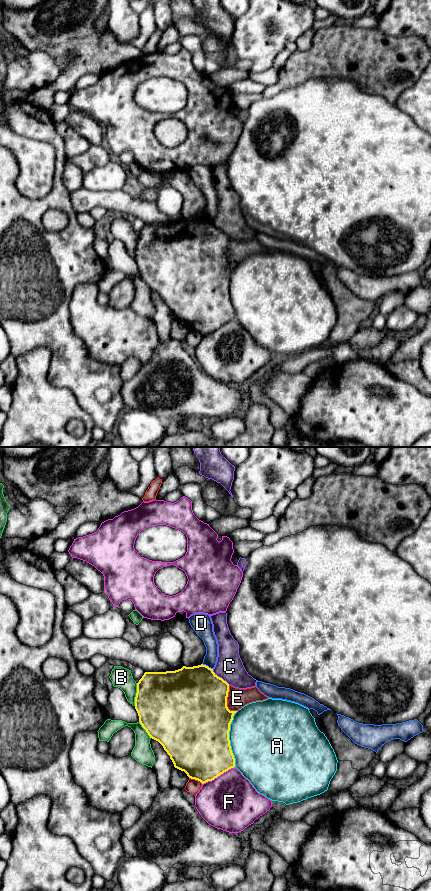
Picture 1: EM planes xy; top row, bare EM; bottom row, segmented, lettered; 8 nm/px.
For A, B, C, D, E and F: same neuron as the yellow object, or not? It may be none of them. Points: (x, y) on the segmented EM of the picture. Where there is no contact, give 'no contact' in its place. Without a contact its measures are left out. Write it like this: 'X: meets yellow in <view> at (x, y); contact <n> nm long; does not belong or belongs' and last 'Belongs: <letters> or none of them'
A: meets yellow in xy at (228, 739); contact 440 nm long; does not belong
B: meets yellow in xy at (136, 694); contact 190 nm long; does not belong
C: meets yellow in xy at (219, 677); contact 190 nm long; does not belong
D: meets yellow in xy at (207, 666); contact 100 nm long; does not belong
E: meets yellow in xy at (226, 701); contact 220 nm long; does not belong
F: meets yellow in xy at (218, 775); contact 300 nm long; does not belong
Belongs: none of them

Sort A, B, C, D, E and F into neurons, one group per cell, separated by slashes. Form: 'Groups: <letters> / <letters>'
Groups: A / B / C / D / E / F

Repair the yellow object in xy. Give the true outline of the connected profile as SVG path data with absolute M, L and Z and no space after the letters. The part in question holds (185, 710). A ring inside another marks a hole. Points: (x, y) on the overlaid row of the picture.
M203 664L193 667L183 666L181 669L175 671L145 672L137 683L135 709L138 713L140 724L146 730L150 738L158 741L163 746L164 750L170 756L170 759L172 760L175 768L184 771L189 778L198 780L202 784L214 780L224 772L235 767L235 758L230 746L229 731L233 716L237 711L230 711L227 707L228 692L229 684L222 678L218 677L213 672L213 669Z

